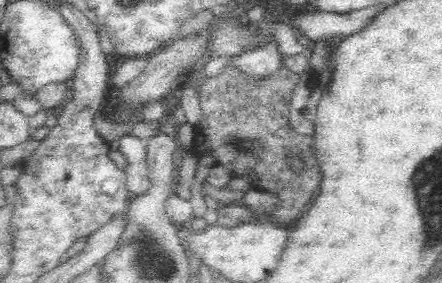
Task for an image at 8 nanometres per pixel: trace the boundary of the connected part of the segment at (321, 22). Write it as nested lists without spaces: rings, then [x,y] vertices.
[[[374,6],[344,14],[320,11],[317,13],[299,14],[293,21],[294,27],[299,27],[301,32],[312,41],[334,34],[350,35],[360,32],[367,24],[379,15],[382,8]]]

